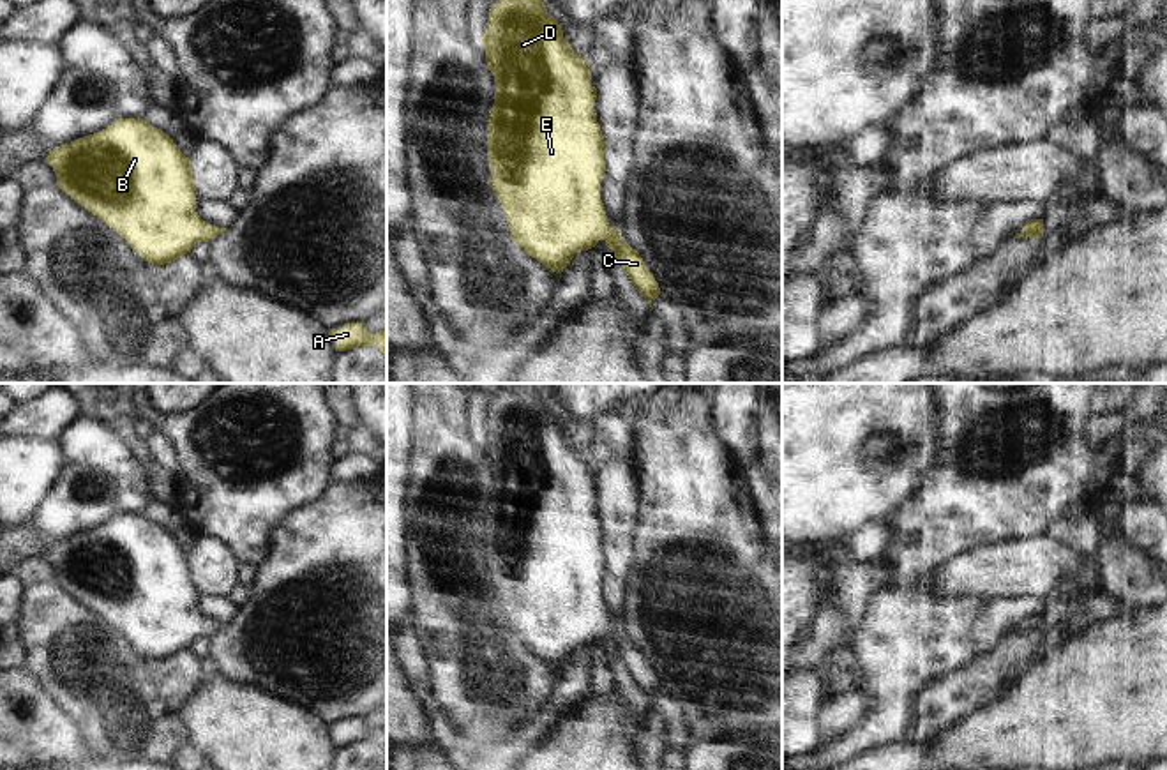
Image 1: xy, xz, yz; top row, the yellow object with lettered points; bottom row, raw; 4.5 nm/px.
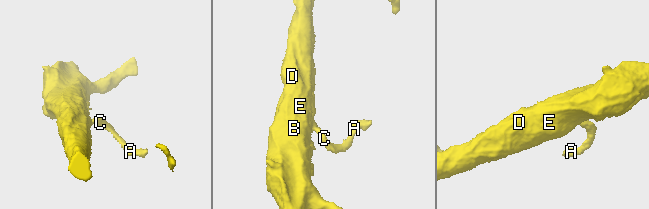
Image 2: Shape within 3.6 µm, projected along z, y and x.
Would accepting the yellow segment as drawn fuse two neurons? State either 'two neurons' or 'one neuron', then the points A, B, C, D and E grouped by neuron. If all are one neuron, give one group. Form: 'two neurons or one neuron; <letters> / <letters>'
one neuron; A B C D E

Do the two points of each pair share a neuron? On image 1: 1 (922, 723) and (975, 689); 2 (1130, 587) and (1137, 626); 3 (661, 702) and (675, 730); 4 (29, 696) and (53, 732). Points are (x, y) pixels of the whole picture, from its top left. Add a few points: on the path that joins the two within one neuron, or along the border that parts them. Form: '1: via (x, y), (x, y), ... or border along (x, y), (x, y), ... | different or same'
1: via (934, 710), (945, 700), (963, 691) | same
2: border along (1148, 606), (1123, 611) | different
3: via (666, 709), (673, 723) | same
4: via (29, 705), (45, 723) | same

